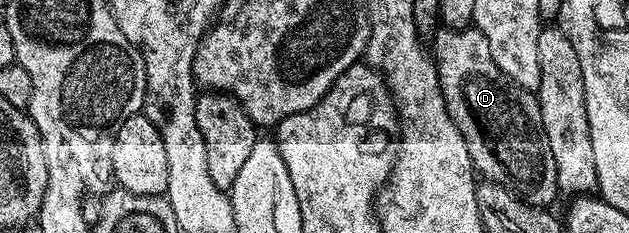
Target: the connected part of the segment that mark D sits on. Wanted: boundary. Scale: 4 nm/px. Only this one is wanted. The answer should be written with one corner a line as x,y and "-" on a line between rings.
437,29
436,37
430,42
430,53
436,63
446,108
458,132
462,132
462,140
466,140
466,152
470,152
473,171
481,179
504,186
511,194
532,206
551,207
551,202
558,198
558,187
554,155
550,153
550,140
542,124
539,97
533,91
514,84
504,75
502,68
494,64
494,56
490,56
490,44
480,30

